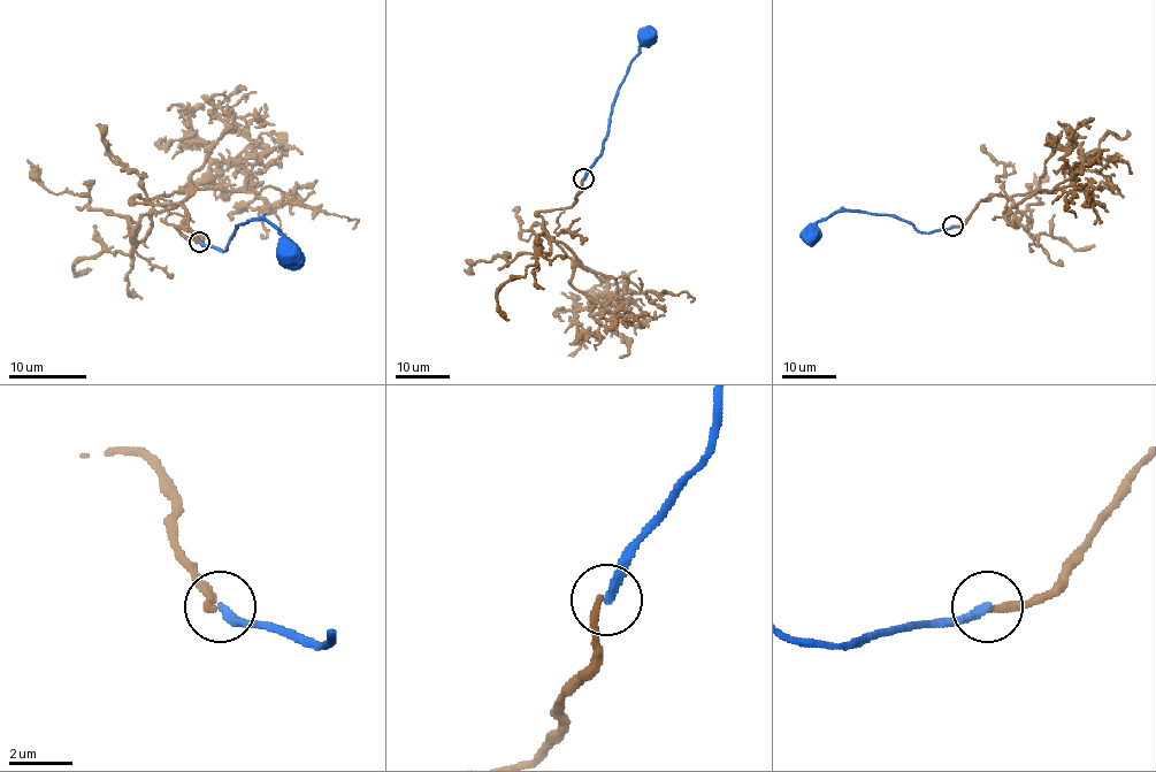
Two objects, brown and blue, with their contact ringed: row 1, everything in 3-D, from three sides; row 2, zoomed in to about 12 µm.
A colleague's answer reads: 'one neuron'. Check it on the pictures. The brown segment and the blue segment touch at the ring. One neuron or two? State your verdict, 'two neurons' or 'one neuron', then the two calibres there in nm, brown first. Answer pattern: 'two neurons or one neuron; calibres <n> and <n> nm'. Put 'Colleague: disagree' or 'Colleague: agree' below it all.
two neurons; calibres 240 and 280 nm
Colleague: disagree

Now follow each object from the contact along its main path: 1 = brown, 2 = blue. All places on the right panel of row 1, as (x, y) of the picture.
1: (952, 226), (992, 195), (1066, 186), (1103, 138), (1130, 132)
2: (952, 226), (926, 232), (890, 215), (836, 211), (817, 220), (809, 238)

